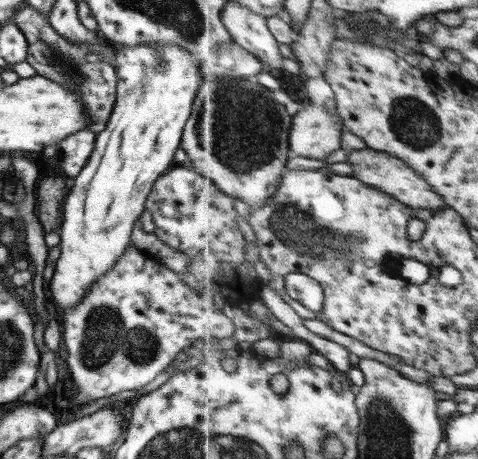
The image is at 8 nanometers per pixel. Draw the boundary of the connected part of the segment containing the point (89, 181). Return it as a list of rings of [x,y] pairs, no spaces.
[[[175,44],[122,45],[115,48],[117,95],[114,108],[105,129],[98,133],[94,150],[84,168],[69,181],[58,228],[61,253],[49,286],[58,310],[63,313],[78,305],[94,283],[116,265],[120,255],[131,244],[132,228],[145,210],[147,196],[156,179],[181,161],[182,133],[191,115],[202,73],[209,66],[194,53]]]

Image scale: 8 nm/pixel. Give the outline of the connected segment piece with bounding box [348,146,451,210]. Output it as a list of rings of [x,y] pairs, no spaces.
[[[369,146],[362,150],[350,149],[348,152],[348,161],[353,167],[352,176],[362,182],[399,198],[400,202],[419,209],[438,210],[451,207],[446,202],[446,199],[441,194],[438,194],[419,172],[416,172],[405,160],[398,158],[396,155],[376,150]]]

